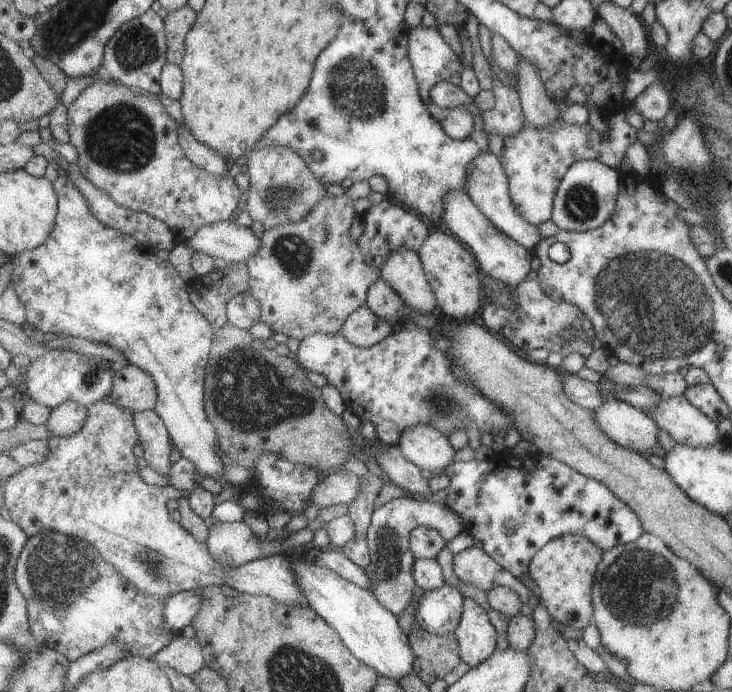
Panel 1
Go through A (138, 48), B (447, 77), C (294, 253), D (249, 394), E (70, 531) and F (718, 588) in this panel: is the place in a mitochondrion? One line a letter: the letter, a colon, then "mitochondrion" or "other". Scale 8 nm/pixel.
A: mitochondrion
B: other
C: mitochondrion
D: mitochondrion
E: mitochondrion
F: other

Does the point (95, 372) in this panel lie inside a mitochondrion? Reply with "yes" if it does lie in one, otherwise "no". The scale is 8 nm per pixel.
yes

